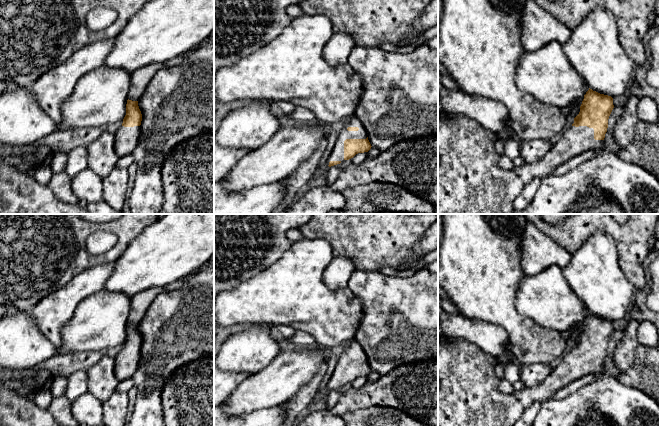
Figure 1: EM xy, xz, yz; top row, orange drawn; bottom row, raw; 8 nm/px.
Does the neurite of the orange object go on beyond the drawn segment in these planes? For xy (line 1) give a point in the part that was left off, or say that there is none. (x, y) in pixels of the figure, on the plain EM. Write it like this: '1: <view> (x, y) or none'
1: xy (126, 362)

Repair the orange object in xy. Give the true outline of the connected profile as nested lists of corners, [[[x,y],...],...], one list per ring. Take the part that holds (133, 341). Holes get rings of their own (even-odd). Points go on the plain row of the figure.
[[[127,324],[126,339],[122,349],[114,357],[114,374],[121,382],[132,378],[140,363],[140,349],[142,338],[138,330],[138,325]]]

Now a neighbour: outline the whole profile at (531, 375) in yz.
[[[540,363],[522,365],[520,369],[520,380],[525,387],[531,388],[542,383],[552,370],[549,365]]]

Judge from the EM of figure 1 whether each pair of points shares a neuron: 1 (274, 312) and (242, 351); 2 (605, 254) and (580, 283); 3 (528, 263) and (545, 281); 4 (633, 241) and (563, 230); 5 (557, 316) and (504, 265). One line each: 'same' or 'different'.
1: different
2: same
3: different
4: same
5: different

